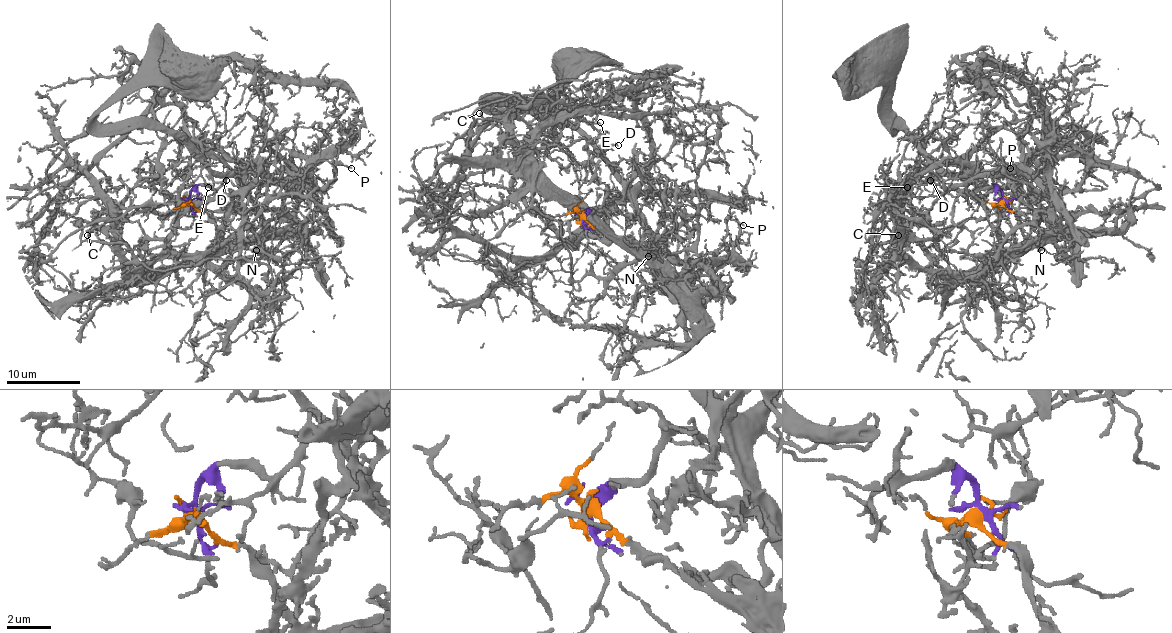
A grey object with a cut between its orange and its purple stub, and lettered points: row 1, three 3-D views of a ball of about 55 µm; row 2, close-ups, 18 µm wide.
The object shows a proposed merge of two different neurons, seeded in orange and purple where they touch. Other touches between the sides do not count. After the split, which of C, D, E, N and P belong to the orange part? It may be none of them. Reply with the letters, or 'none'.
C, N, P

